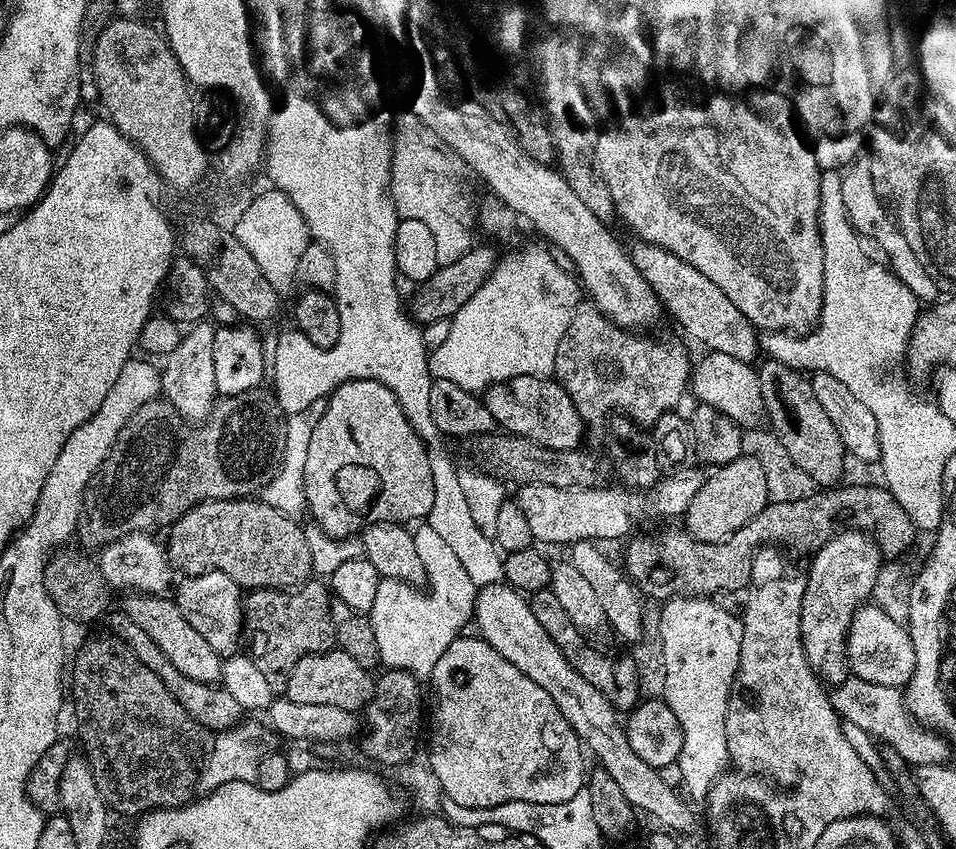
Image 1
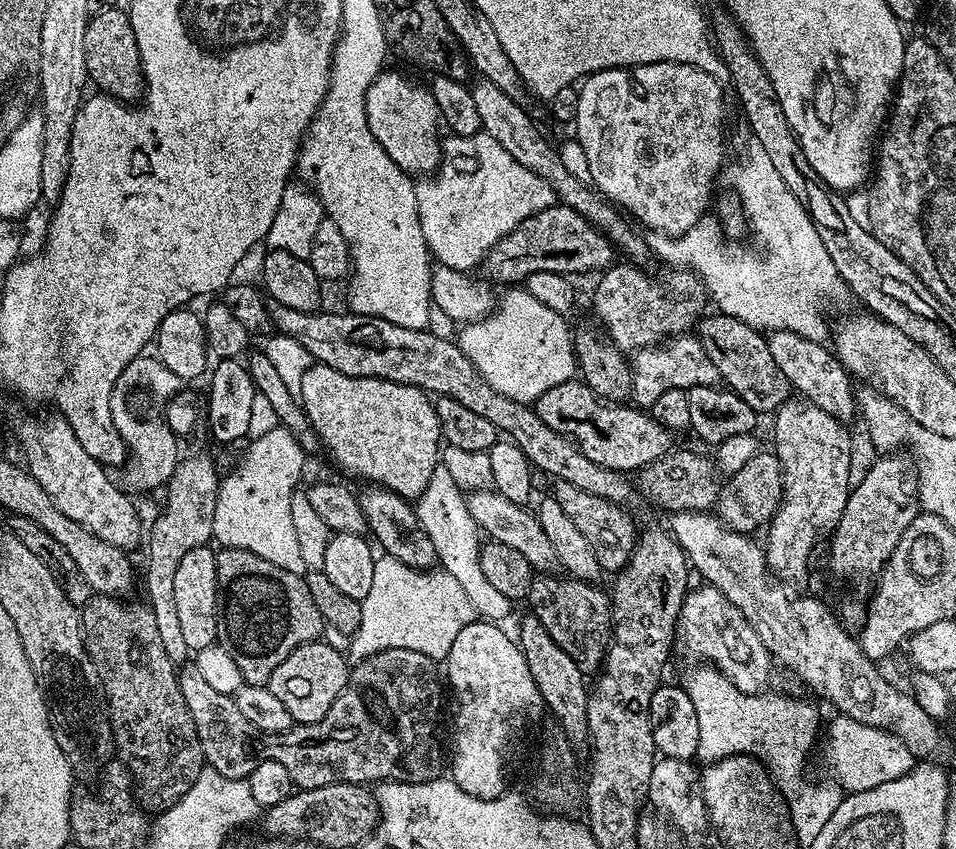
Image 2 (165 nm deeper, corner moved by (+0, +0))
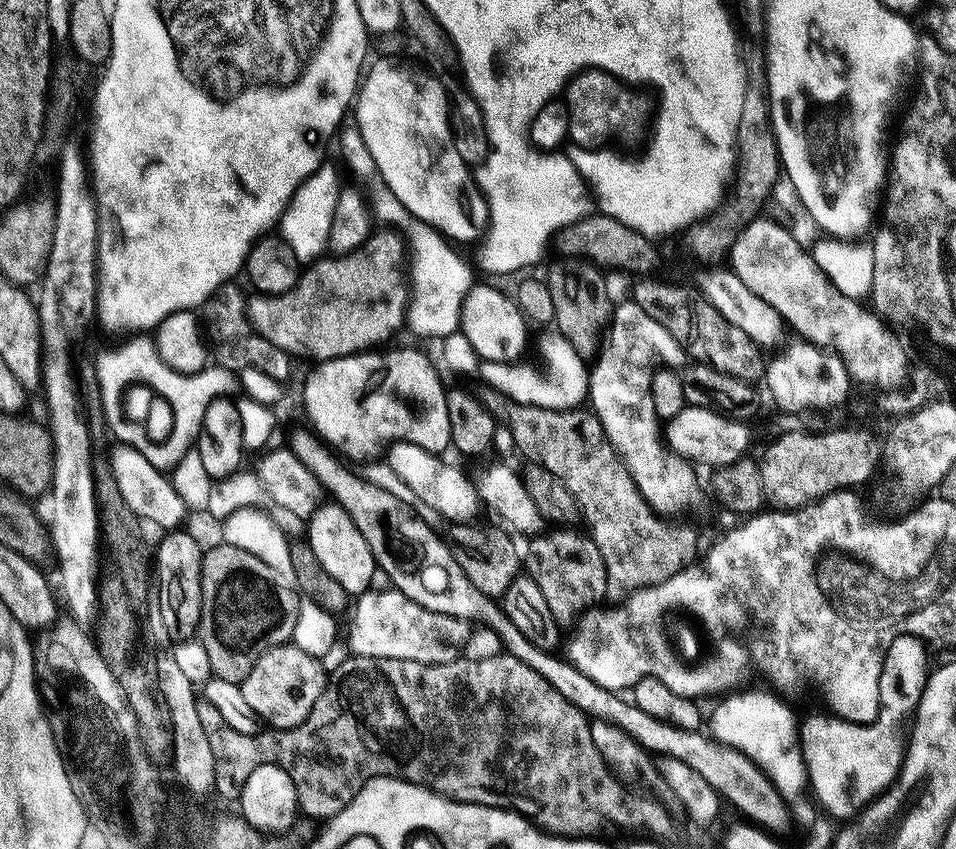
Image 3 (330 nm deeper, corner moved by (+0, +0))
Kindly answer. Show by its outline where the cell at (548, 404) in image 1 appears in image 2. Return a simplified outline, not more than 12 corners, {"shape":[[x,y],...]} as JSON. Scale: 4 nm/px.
{"shape":[[580,378],[535,400],[590,462],[635,473],[674,448],[647,411]]}

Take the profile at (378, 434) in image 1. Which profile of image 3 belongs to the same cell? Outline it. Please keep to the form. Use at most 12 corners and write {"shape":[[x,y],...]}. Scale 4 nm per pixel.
{"shape":[[426,353],[319,361],[304,412],[329,448],[444,454],[446,384]]}

